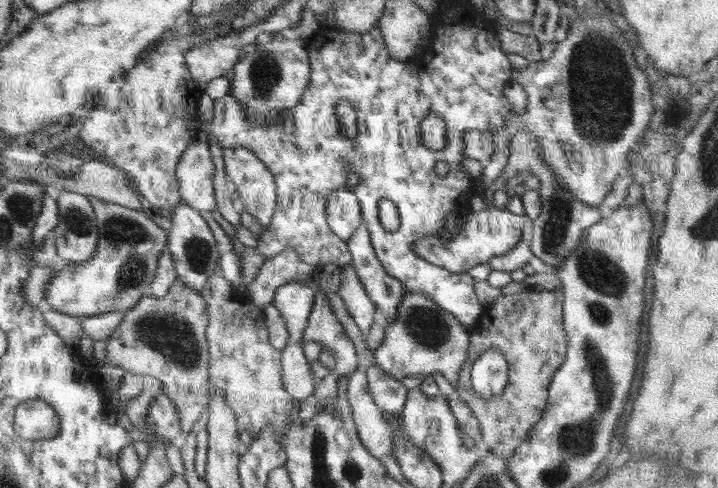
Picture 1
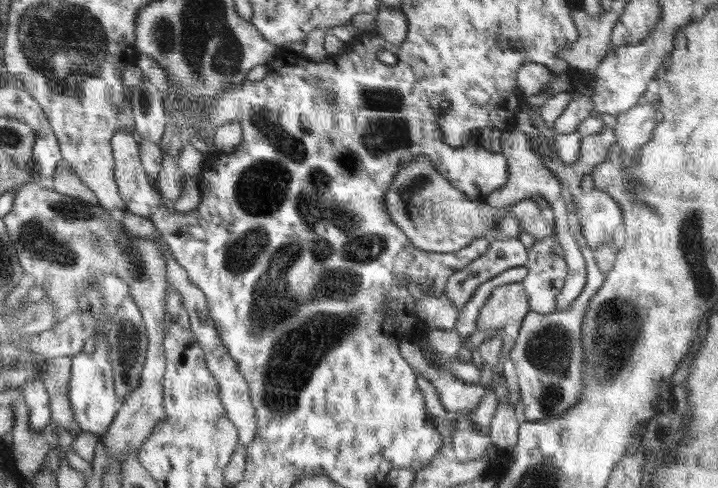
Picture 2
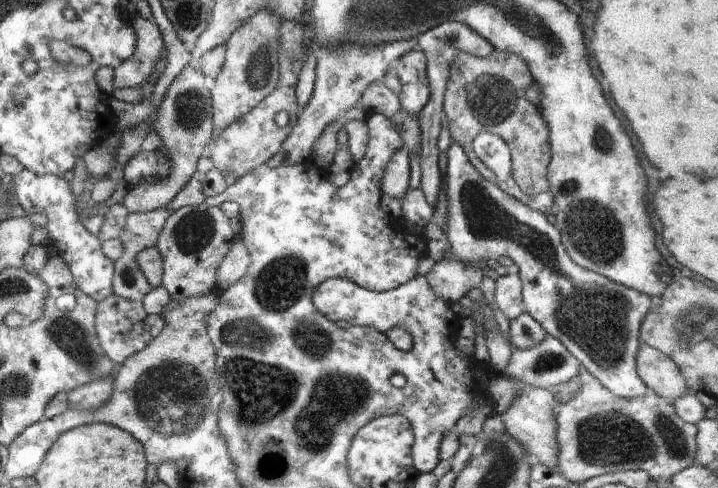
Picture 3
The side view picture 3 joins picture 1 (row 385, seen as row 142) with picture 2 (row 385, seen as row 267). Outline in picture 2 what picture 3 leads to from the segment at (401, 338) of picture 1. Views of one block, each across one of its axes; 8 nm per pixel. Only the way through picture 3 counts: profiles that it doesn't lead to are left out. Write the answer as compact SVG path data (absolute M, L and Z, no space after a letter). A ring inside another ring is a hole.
M579 227L574 231L579 250L586 262L587 279L584 290L572 303L572 312L556 310L550 314L540 314L529 310L523 318L516 345L510 352L510 360L516 368L526 422L557 418L572 405L576 405L576 401L580 399L581 368L583 368L582 319L588 301L600 289L606 276L598 270L594 251L584 244L584 236L579 234Z

